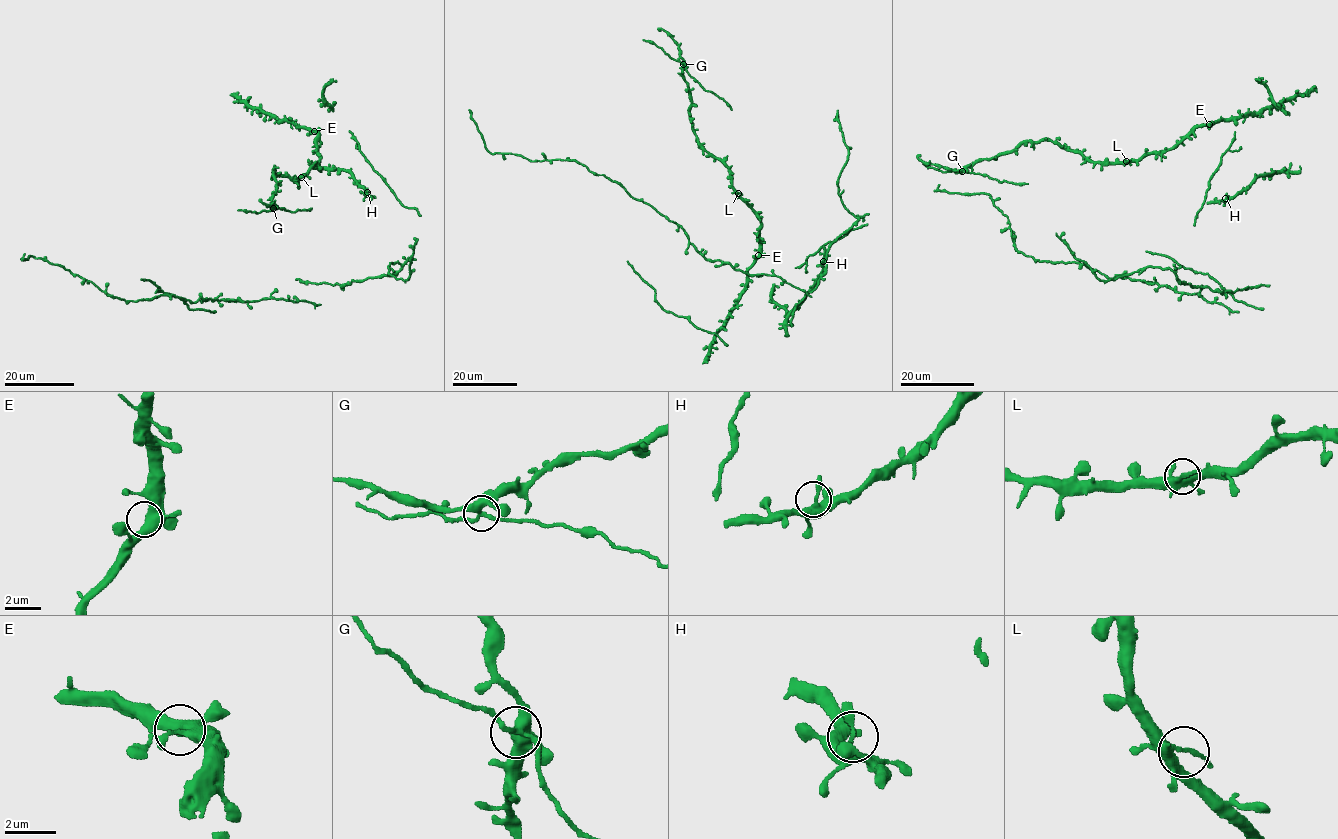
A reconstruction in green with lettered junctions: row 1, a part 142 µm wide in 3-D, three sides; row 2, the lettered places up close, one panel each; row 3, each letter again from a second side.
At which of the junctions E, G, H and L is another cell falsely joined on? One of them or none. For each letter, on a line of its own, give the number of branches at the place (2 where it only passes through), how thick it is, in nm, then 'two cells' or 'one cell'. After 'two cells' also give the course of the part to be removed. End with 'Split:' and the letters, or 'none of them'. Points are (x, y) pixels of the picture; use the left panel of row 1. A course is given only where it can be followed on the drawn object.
E: branches 4; calibre 440 nm; one cell
G: branches 4; calibre 300 nm; two cells; course (273, 208), (295, 212), (311, 208)
H: branches 4; calibre 300 nm; one cell
L: branches 4; calibre 240 nm; one cell
Split: G

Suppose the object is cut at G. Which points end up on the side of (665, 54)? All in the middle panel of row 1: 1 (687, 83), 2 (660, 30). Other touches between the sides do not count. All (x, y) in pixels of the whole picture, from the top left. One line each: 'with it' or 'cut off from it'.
1: cut off from it
2: cut off from it

